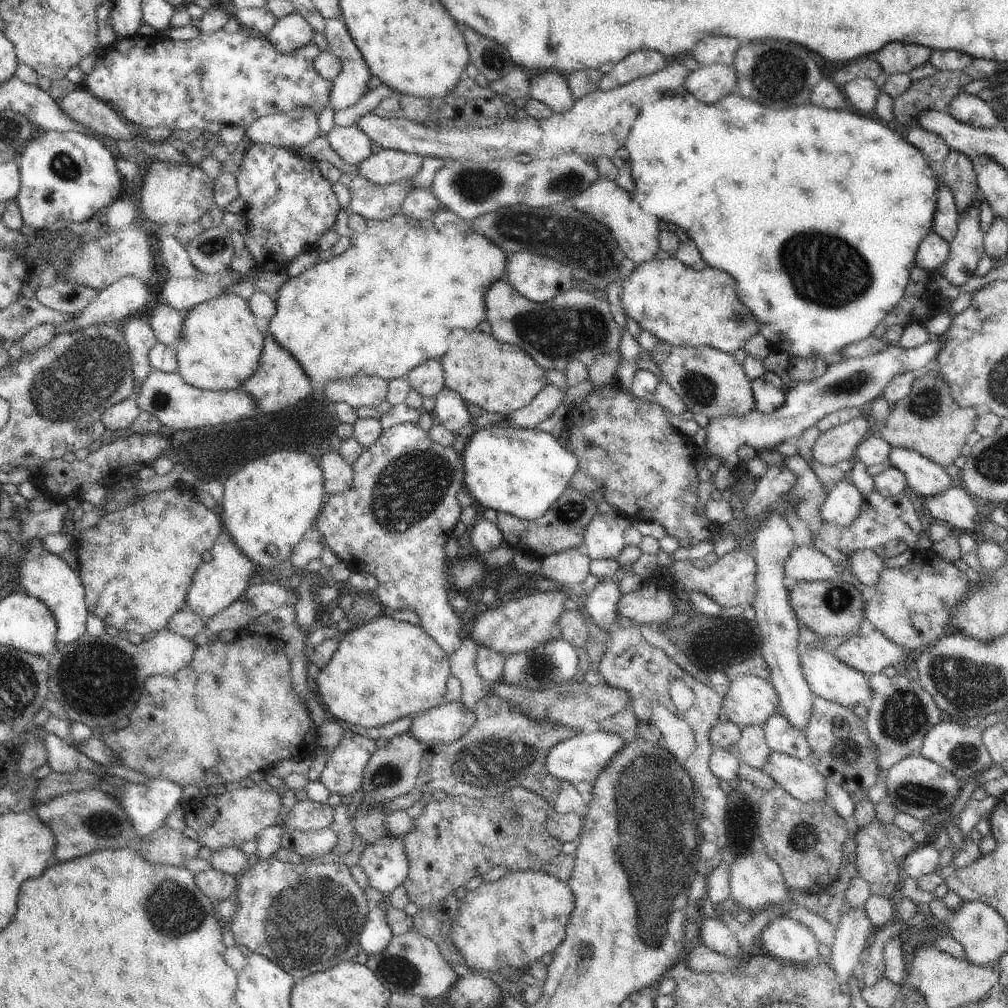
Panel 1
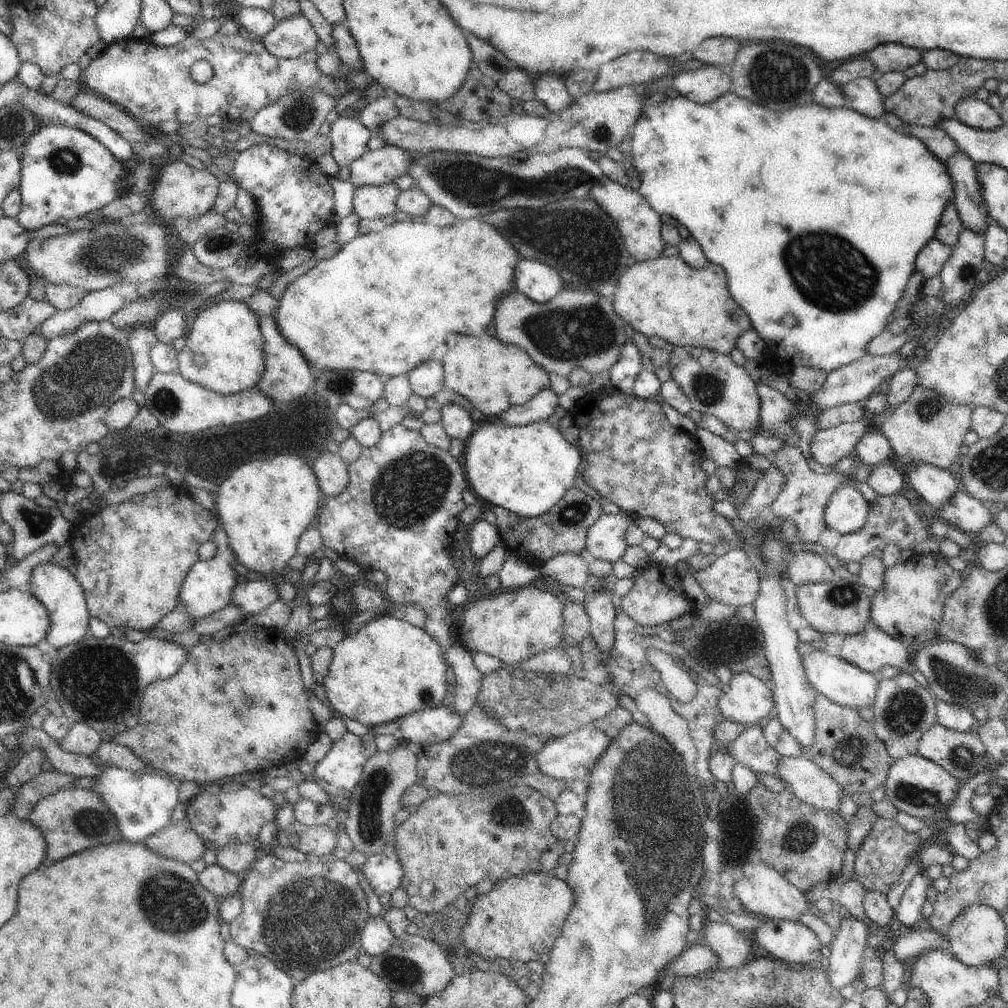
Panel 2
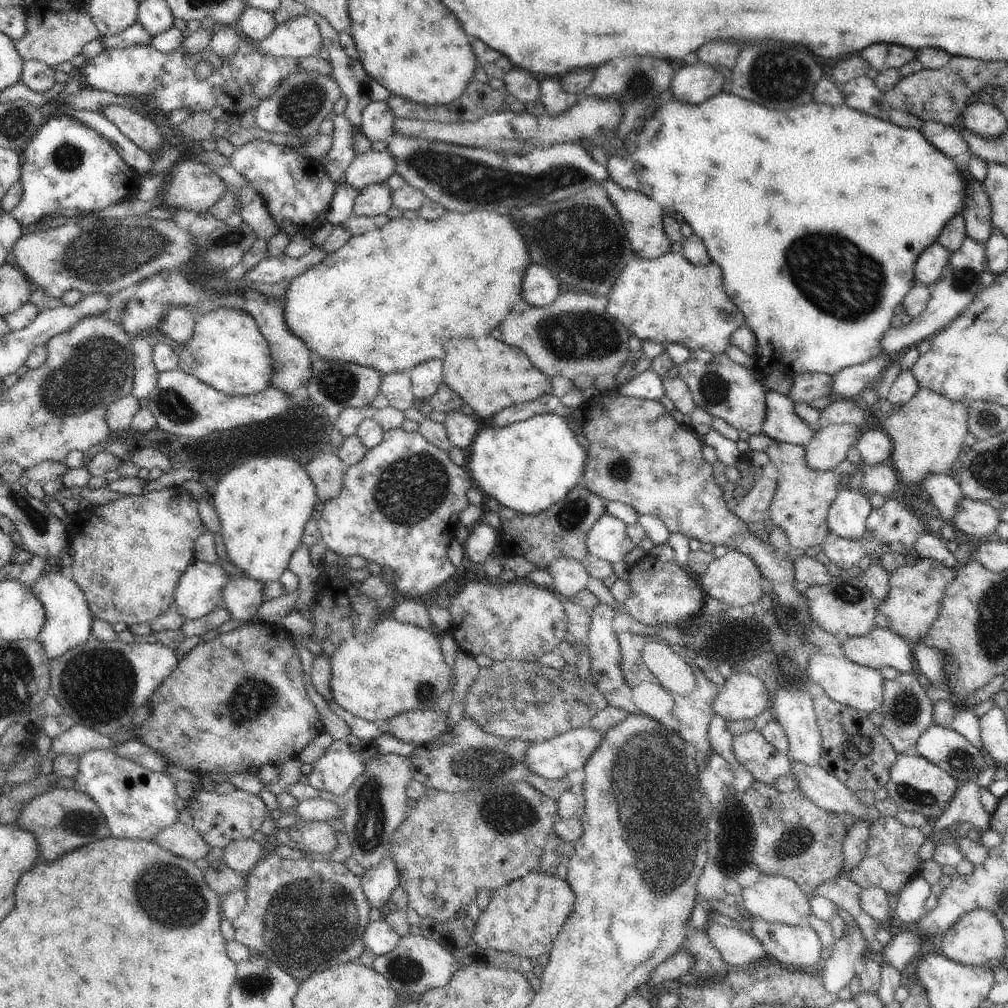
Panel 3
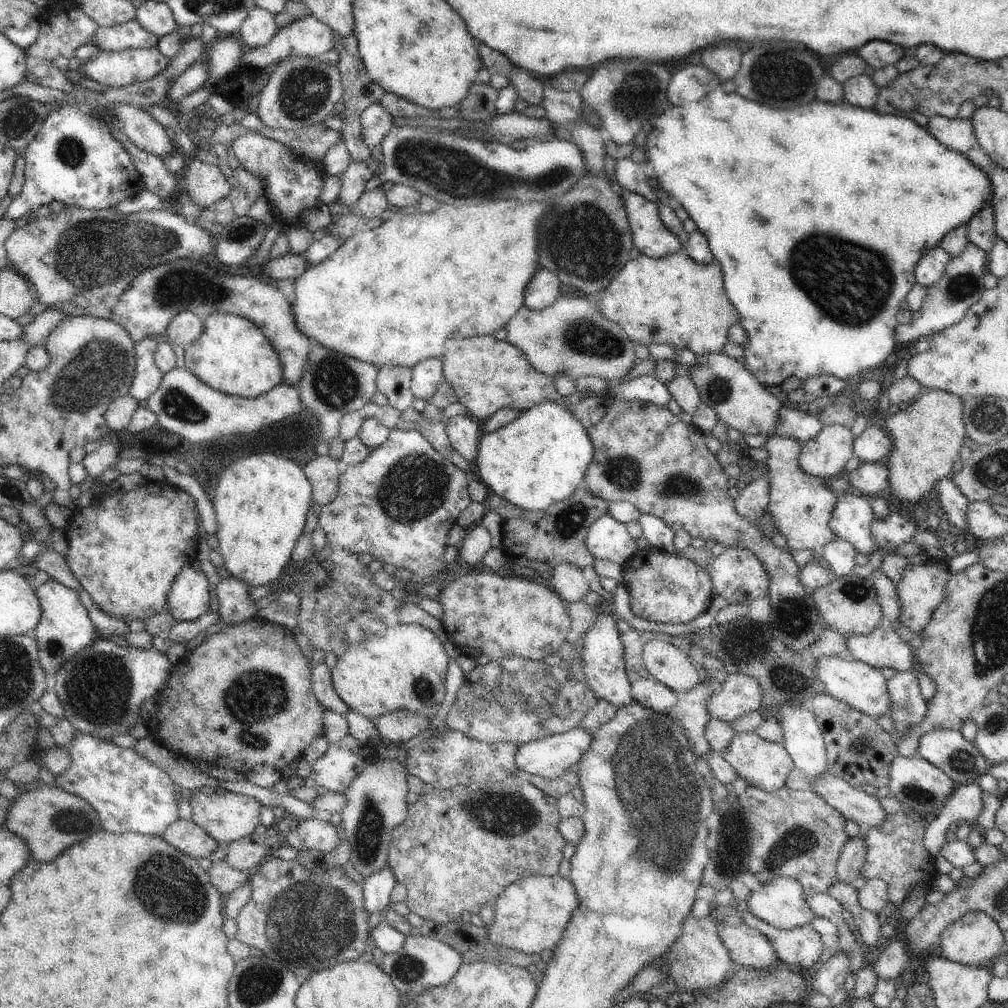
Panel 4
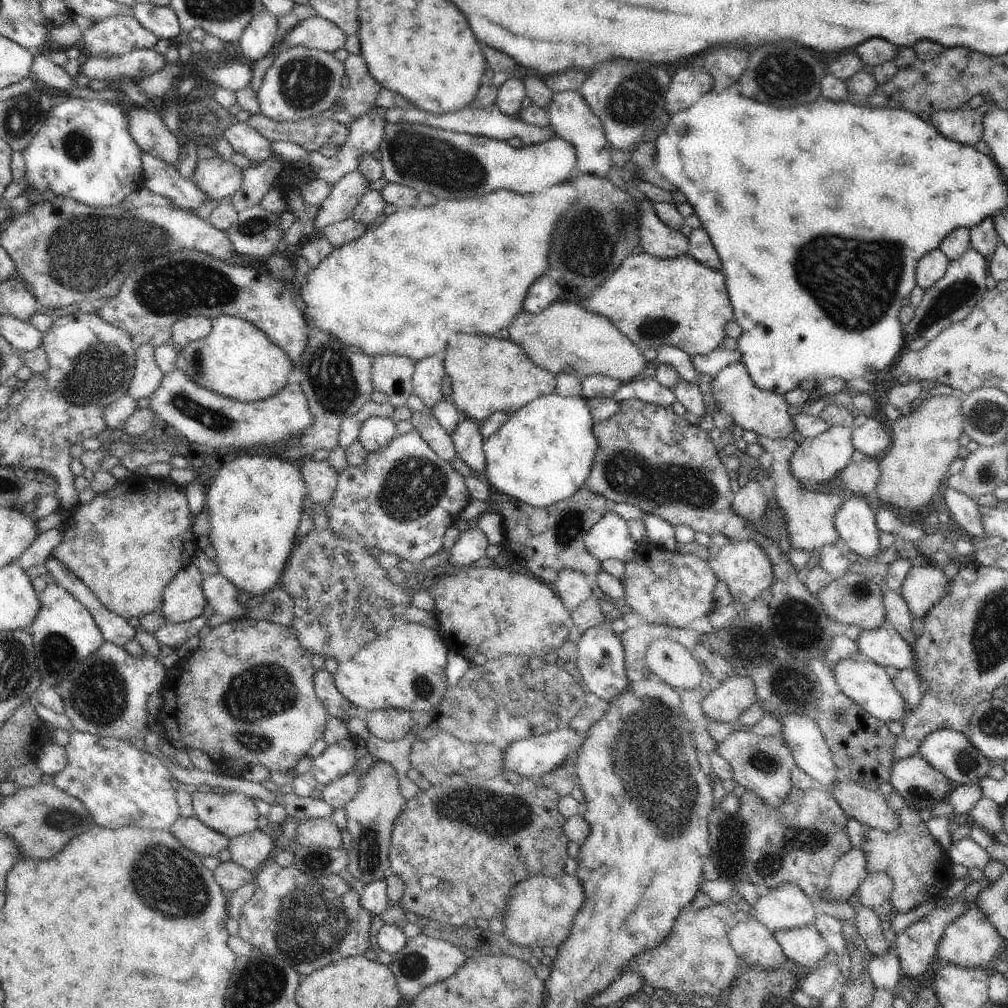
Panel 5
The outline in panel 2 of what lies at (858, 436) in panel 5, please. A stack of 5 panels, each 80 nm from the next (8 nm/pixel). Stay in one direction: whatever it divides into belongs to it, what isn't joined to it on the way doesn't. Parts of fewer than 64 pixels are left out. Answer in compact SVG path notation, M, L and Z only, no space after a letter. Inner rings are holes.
M867 432L857 444L855 457L860 464L875 468L888 462L892 452L892 445L884 433Z

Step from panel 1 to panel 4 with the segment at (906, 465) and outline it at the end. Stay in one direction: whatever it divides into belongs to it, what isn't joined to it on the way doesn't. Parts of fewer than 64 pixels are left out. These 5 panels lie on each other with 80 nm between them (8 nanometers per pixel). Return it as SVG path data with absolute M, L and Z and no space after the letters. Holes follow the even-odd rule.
M951 476L942 478L936 483L935 489L938 491L940 506L946 513L945 519L951 527L959 532L968 532L968 508L971 501L954 484Z

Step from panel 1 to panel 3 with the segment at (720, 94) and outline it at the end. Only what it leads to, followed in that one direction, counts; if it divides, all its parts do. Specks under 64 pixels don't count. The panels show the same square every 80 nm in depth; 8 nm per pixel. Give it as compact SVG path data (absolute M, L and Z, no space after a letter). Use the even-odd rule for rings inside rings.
M686 66L671 80L674 99L697 105L724 90L726 77L711 66Z

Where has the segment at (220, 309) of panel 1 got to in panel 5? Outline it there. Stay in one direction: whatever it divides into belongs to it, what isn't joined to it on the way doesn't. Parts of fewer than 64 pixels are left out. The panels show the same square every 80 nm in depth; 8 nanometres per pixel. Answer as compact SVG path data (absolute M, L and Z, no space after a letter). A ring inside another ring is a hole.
M220 316L212 319L212 330L206 338L190 342L180 349L186 359L184 370L190 380L214 394L250 404L282 392L297 379L297 371L288 354L273 344L264 332L242 318Z

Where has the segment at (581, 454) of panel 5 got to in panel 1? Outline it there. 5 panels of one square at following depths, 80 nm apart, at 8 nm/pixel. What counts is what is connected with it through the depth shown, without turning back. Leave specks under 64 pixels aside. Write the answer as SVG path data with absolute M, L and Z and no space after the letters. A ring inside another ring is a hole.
M509 424L478 428L466 443L461 459L465 488L475 498L476 505L493 508L498 513L510 513L528 521L540 518L562 496L578 466L576 456L549 433L536 428L514 428Z

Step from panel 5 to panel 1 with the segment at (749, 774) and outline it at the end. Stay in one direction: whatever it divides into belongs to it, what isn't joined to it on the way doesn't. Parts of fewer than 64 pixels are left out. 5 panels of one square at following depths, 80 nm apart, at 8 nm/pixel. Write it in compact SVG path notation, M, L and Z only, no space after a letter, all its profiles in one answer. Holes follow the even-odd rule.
M750 725L741 729L738 742L732 747L740 756L742 762L762 768L769 754L772 752L768 746L763 725Z

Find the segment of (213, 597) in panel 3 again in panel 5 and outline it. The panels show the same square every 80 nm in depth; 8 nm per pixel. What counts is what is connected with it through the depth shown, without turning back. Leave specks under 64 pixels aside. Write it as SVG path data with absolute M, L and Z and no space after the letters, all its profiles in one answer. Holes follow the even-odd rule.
M191 563L166 584L160 610L167 623L184 623L202 615L207 606L202 592L203 576Z

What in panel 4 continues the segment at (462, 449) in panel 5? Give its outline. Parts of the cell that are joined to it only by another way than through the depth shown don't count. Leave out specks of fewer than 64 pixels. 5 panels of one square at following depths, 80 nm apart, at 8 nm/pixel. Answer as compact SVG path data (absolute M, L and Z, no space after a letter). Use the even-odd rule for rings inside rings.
M471 415L454 416L447 424L450 445L468 462L474 464L478 458L478 444L482 434L482 423Z

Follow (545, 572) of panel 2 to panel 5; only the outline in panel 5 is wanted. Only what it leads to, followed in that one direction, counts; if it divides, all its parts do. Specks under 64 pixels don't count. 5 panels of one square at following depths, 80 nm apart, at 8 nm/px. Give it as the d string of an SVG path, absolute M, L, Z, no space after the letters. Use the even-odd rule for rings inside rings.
M562 570L552 588L570 612L593 595L587 576L576 570Z

